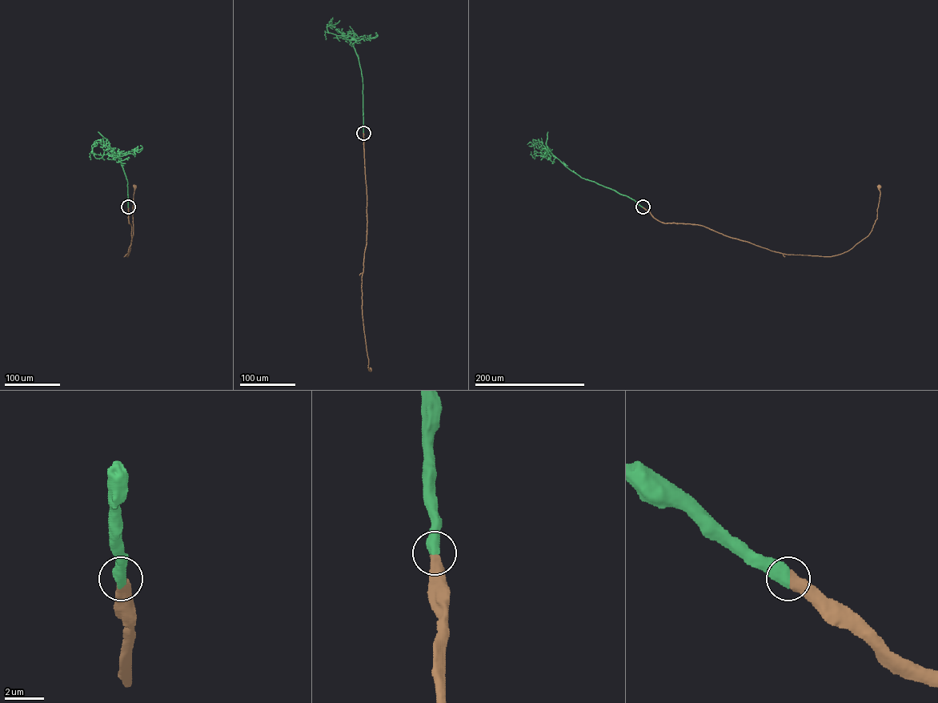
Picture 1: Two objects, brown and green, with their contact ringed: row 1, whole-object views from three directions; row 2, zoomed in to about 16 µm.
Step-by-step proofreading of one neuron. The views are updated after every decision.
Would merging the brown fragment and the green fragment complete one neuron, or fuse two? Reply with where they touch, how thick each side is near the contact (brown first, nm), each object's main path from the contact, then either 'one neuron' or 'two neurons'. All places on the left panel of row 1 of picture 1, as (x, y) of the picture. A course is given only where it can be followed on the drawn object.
(128, 206) | 550/600 nm | brown via (128, 206), (132, 238), (127, 256), (133, 235), (134, 186) | green via (128, 206), (127, 180), (116, 154), (91, 152), (99, 158), (104, 151) | one neuron

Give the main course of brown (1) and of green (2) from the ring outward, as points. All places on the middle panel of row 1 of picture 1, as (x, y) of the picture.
1: (363, 133), (367, 223), (362, 277), (362, 311), (370, 369)
2: (363, 133), (362, 78), (357, 54), (350, 41), (329, 33), (326, 28), (339, 21)

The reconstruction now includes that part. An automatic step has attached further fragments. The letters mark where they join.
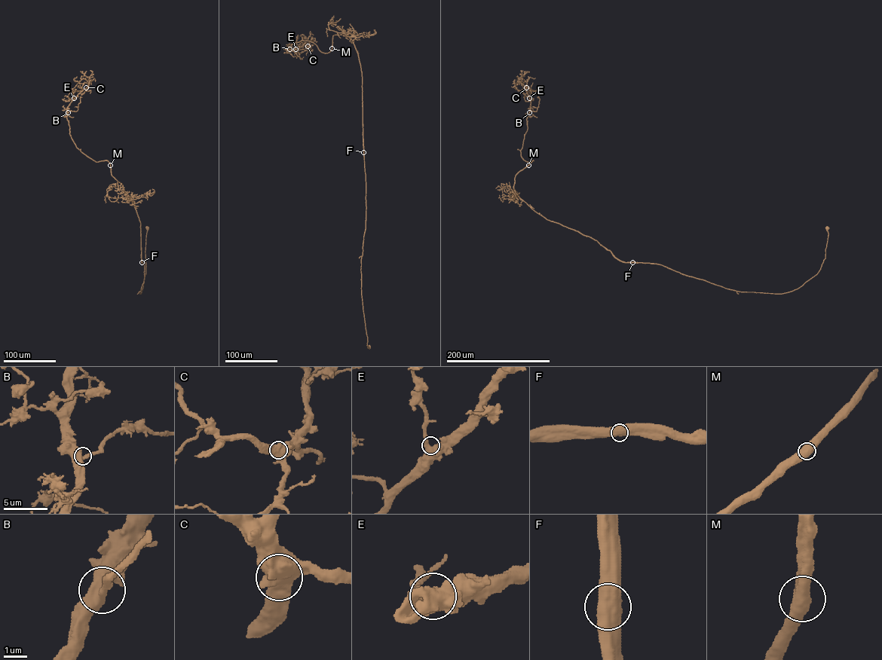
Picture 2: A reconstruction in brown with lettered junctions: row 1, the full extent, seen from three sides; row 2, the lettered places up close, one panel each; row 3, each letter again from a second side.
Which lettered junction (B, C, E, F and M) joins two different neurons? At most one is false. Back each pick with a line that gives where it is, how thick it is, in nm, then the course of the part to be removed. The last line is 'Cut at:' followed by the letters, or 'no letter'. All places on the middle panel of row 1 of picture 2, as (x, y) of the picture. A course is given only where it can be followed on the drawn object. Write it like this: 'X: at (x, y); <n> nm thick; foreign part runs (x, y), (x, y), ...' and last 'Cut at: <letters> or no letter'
F: at (363, 152); 800 nm thick; foreign part runs (363, 152), (362, 124)
Cut at: F

